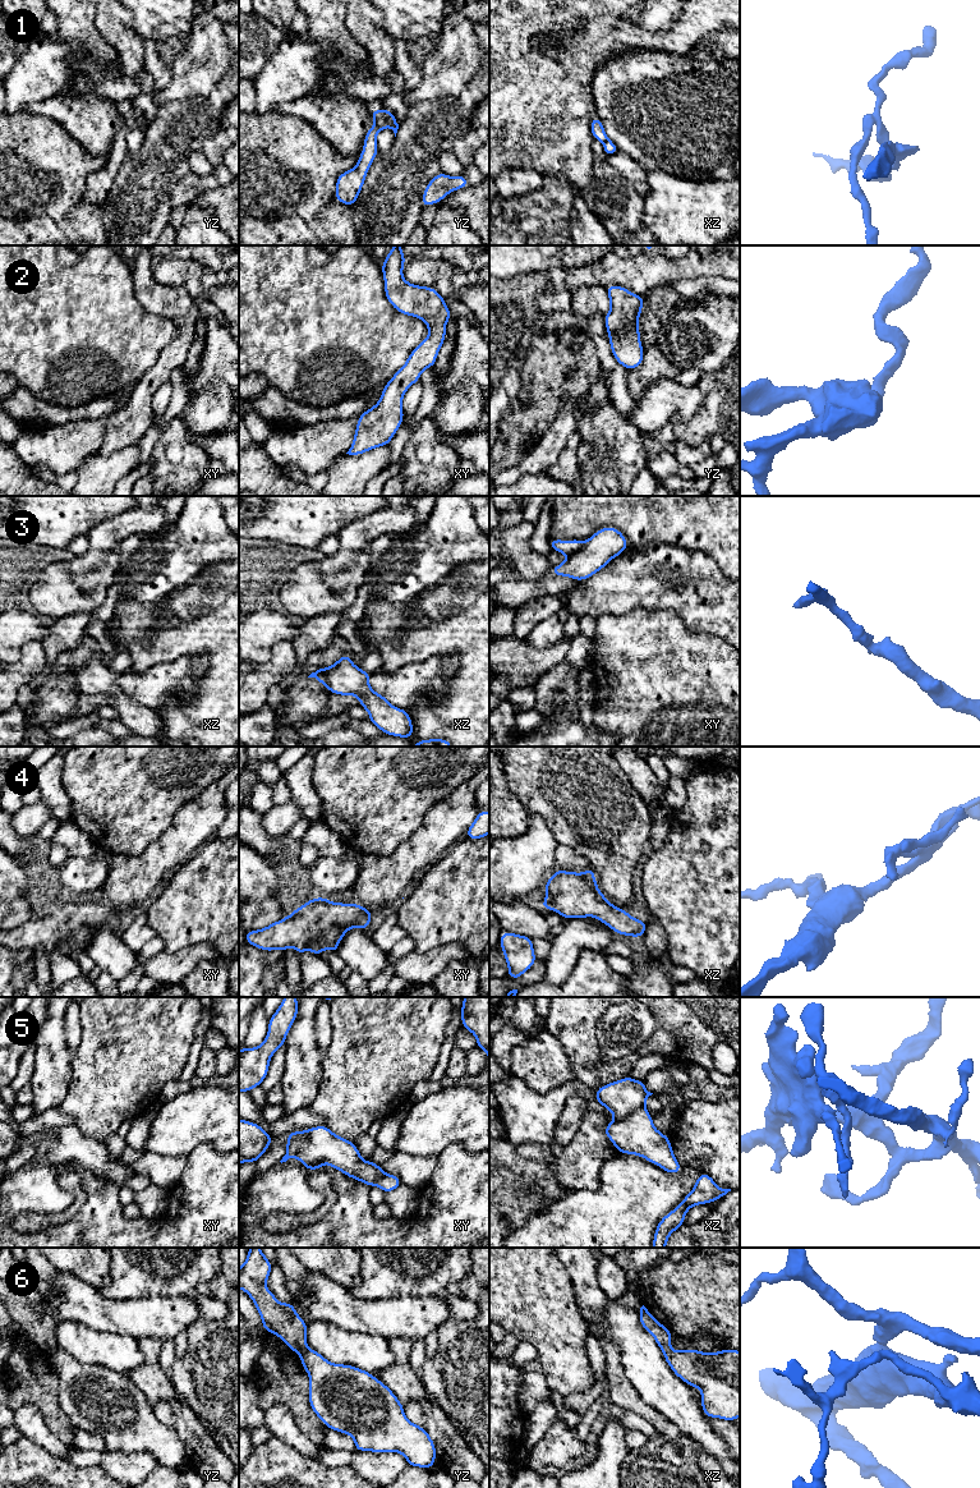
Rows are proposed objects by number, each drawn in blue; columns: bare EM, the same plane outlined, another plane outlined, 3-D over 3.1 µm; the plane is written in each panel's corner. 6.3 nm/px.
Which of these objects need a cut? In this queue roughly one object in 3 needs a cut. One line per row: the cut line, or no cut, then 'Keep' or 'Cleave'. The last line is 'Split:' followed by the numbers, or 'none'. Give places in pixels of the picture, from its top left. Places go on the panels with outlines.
1: Split along yz (380, 111), (387, 125). Cleave
2: No split. Keep
3: Split along xz (321, 669), (327, 688). Cleave
4: No split. Keep
5: Split along xz (643, 1106), (634, 1110), (626, 1117), (615, 1120). Cleave
6: Split along yz (308, 1349), (300, 1358). Cleave
Split: 1, 3, 5, 6

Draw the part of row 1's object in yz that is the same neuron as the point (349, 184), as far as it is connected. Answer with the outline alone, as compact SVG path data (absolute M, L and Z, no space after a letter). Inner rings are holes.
M372 110L369 114L373 118L374 124L364 136L364 146L362 153L359 155L359 161L353 169L340 174L336 180L335 199L348 206L354 206L356 202L364 185L368 169L378 153L376 137L387 127L379 110Z

